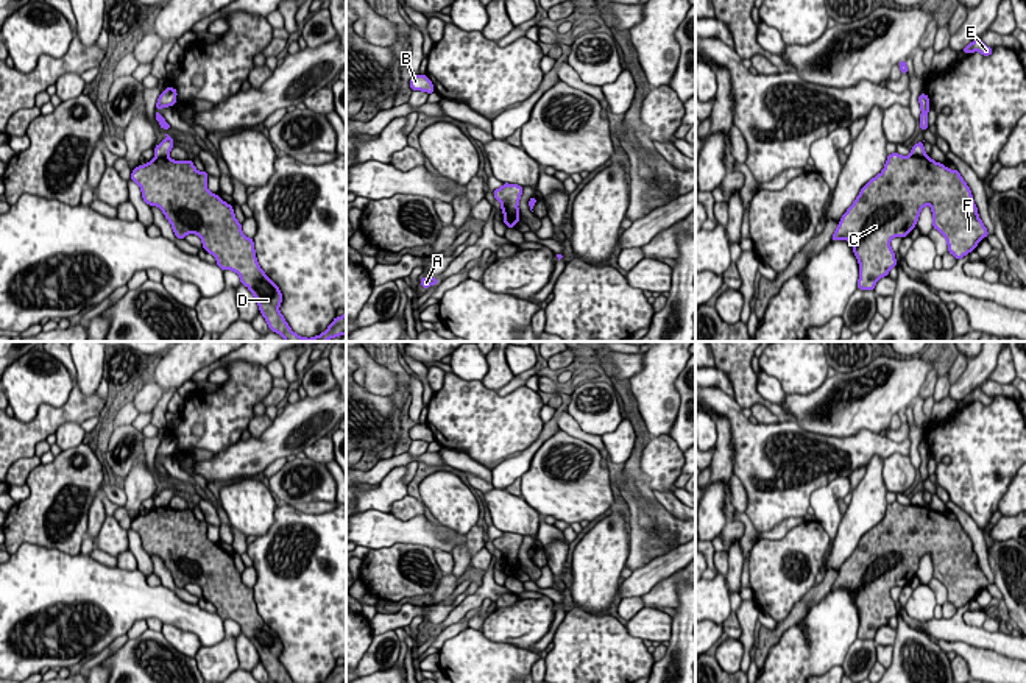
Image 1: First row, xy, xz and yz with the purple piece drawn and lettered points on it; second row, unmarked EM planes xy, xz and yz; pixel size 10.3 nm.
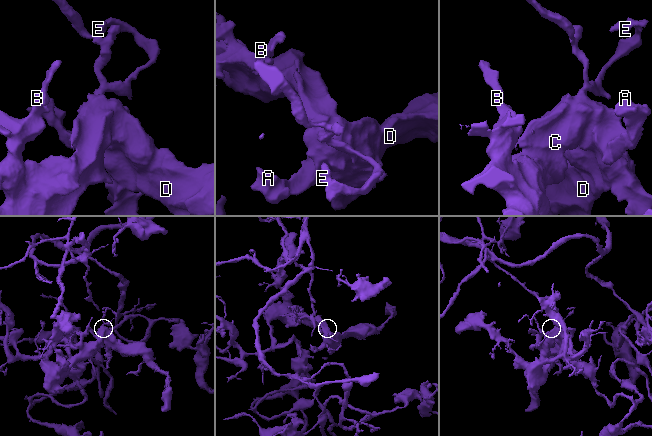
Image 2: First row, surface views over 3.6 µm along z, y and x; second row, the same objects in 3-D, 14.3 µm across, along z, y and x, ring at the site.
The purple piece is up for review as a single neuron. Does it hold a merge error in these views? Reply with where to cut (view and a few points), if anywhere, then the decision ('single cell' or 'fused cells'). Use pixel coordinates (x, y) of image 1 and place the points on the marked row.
cut in yz along (911, 155), (928, 156); fused cells

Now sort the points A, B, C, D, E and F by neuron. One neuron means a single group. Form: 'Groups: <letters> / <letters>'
Groups: A B C D F / E

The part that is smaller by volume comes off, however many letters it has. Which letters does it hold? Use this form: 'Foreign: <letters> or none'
Foreign: E

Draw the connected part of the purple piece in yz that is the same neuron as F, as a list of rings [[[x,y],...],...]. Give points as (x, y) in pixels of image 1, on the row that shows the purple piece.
[[[887,154],[883,172],[861,189],[831,237],[831,242],[844,239],[853,245],[859,290],[875,290],[878,279],[897,267],[890,240],[909,235],[928,204],[932,228],[946,239],[948,253],[956,259],[989,237],[971,190],[957,170],[929,156]]]

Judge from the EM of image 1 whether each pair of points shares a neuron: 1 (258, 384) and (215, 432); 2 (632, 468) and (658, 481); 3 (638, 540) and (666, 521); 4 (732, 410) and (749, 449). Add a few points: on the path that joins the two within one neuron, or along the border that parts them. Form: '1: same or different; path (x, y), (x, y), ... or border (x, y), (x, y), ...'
1: same; path (245, 396), (225, 420)
2: different; border (644, 445), (640, 470), (654, 491)
3: same; path (646, 537), (652, 537), (660, 529)
4: same; path (738, 420), (749, 440)

